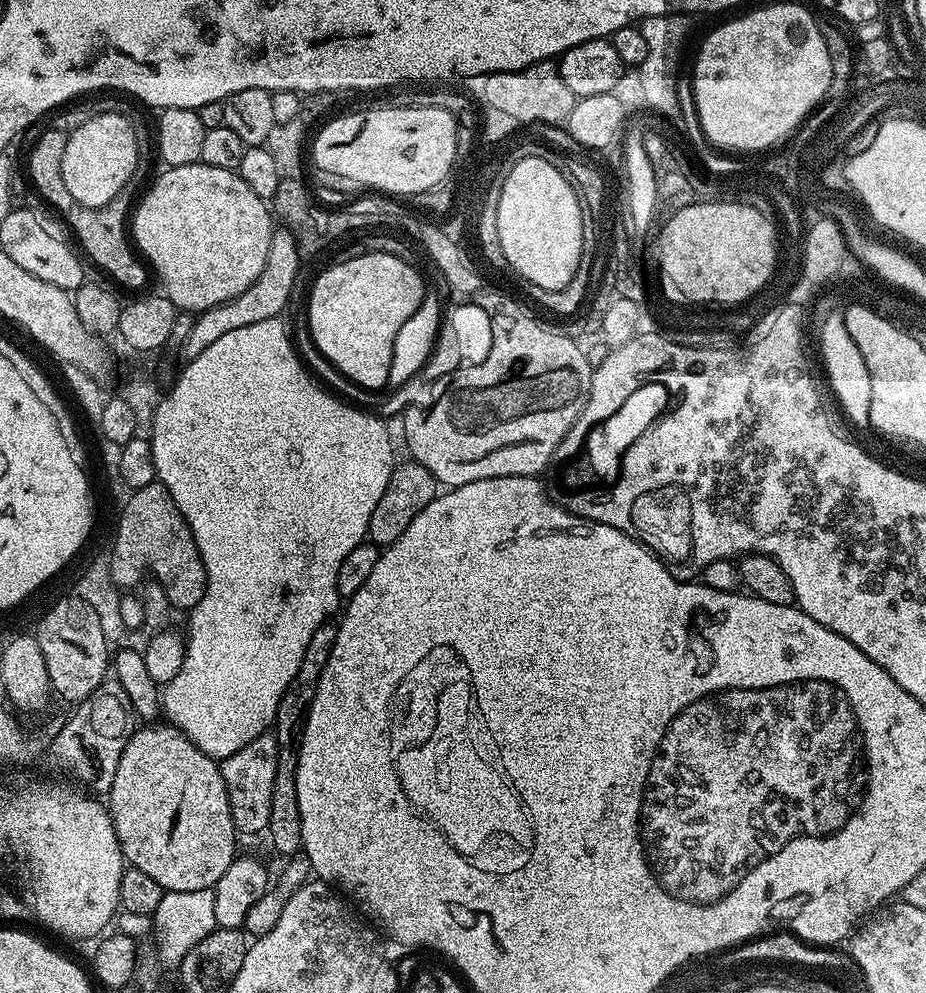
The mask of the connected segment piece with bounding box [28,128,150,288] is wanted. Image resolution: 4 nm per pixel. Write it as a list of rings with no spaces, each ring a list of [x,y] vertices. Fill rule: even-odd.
[[[56,128],[50,129],[49,132],[42,133],[41,136],[37,138],[36,145],[33,146],[32,153],[28,156],[28,176],[32,179],[33,186],[36,187],[37,190],[40,191],[58,211],[64,212],[67,210],[68,204],[70,205],[68,208],[68,224],[72,227],[73,234],[76,235],[77,241],[75,240],[75,243],[79,245],[82,252],[82,247],[84,247],[85,253],[83,252],[83,255],[87,257],[89,261],[92,259],[102,271],[109,272],[109,274],[112,275],[113,278],[116,279],[124,288],[142,287],[143,284],[147,282],[148,276],[150,277],[150,272],[149,269],[138,259],[137,253],[134,251],[133,245],[130,243],[129,233],[126,231],[126,221],[129,219],[130,209],[134,204],[134,196],[132,200],[133,189],[127,187],[118,190],[118,194],[114,194],[114,198],[110,198],[110,202],[106,202],[106,206],[98,206],[95,208],[94,206],[82,206],[75,202],[70,203],[70,197],[66,190],[66,182],[62,182],[62,166],[60,165],[62,162],[62,154],[66,150],[67,141],[67,135],[65,135],[63,131],[60,133]]]

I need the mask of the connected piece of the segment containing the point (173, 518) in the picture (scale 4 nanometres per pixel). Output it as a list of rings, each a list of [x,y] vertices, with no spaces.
[[[153,482],[135,489],[120,510],[116,541],[112,544],[112,554],[108,561],[112,583],[117,589],[132,590],[148,576],[147,572],[152,572],[151,579],[165,588],[173,609],[195,608],[198,602],[202,602],[202,594],[208,585],[206,566],[194,542],[194,534],[178,510],[174,498],[170,498],[166,486]]]

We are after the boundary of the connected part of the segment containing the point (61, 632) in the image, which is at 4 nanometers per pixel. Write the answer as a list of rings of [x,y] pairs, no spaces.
[[[73,594],[51,605],[41,624],[42,630],[36,636],[49,672],[51,691],[71,702],[85,700],[110,672],[110,642],[104,636],[98,614],[83,598]]]

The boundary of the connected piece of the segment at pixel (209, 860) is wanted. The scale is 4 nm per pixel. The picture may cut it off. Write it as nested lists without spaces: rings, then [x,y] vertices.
[[[152,722],[147,726],[137,727],[136,731],[133,732],[122,750],[122,758],[118,758],[118,770],[114,770],[114,782],[106,794],[106,807],[109,814],[112,815],[114,830],[125,861],[131,867],[143,870],[148,877],[154,878],[154,882],[158,882],[158,886],[162,886],[165,892],[213,889],[218,880],[222,878],[222,874],[226,873],[227,868],[238,856],[238,850],[236,850],[238,833],[234,826],[234,818],[230,814],[230,802],[226,794],[224,779],[220,773],[219,763],[202,750],[198,750],[190,738],[183,736],[180,731],[167,722]]]

